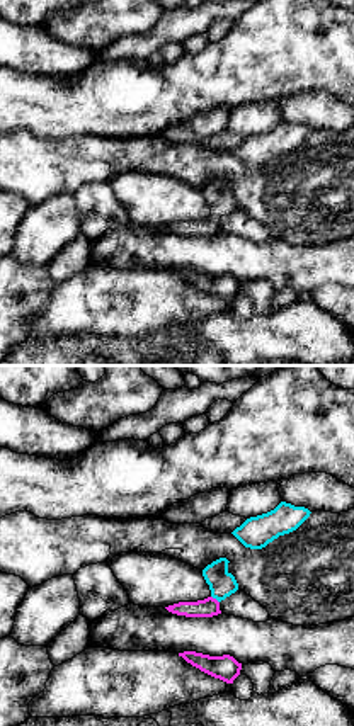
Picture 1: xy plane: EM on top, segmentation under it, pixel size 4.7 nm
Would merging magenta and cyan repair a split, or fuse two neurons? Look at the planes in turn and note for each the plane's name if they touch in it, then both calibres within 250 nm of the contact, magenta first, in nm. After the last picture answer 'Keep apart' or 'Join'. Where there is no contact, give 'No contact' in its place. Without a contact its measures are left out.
Touches magenta in xy. Thickness 90 nm (magenta) against 130 nm

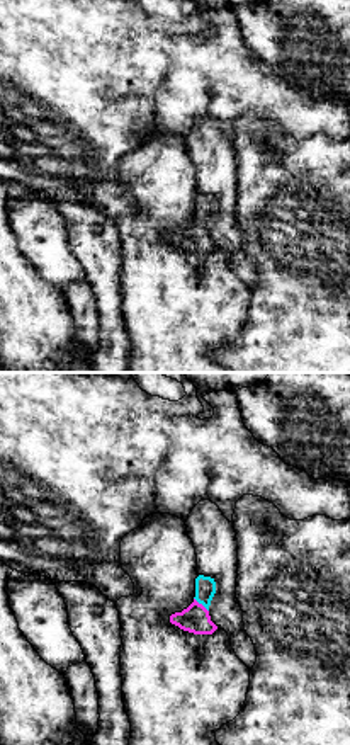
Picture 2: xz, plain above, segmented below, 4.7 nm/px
Touches magenta in xz. Thickness 130 nm (magenta) against 100 nm

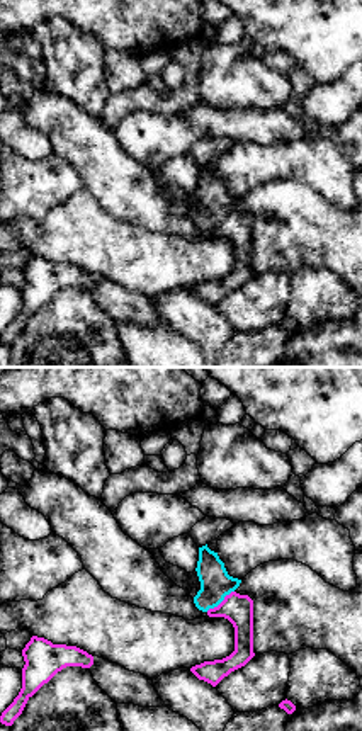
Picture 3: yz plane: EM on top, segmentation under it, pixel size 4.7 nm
Touches magenta in yz. Thickness 140 nm (magenta) against 150 nm

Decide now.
Join

